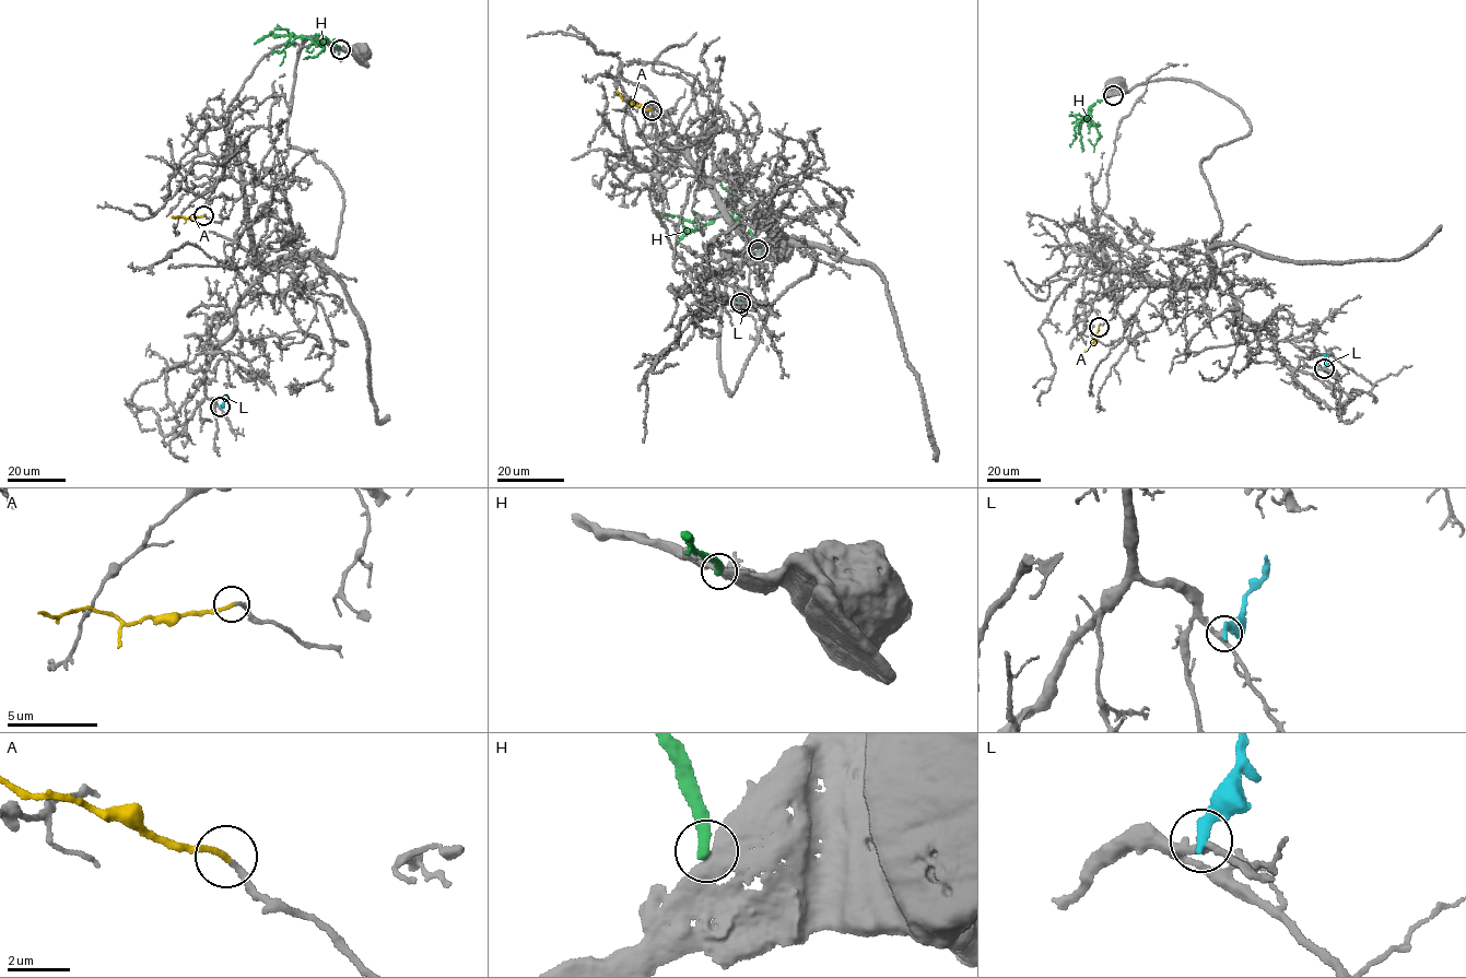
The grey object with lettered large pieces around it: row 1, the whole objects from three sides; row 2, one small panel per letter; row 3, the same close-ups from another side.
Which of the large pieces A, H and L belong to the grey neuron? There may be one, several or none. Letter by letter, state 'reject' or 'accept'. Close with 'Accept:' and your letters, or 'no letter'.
A: accept
H: reject
L: reject
Accept: A

